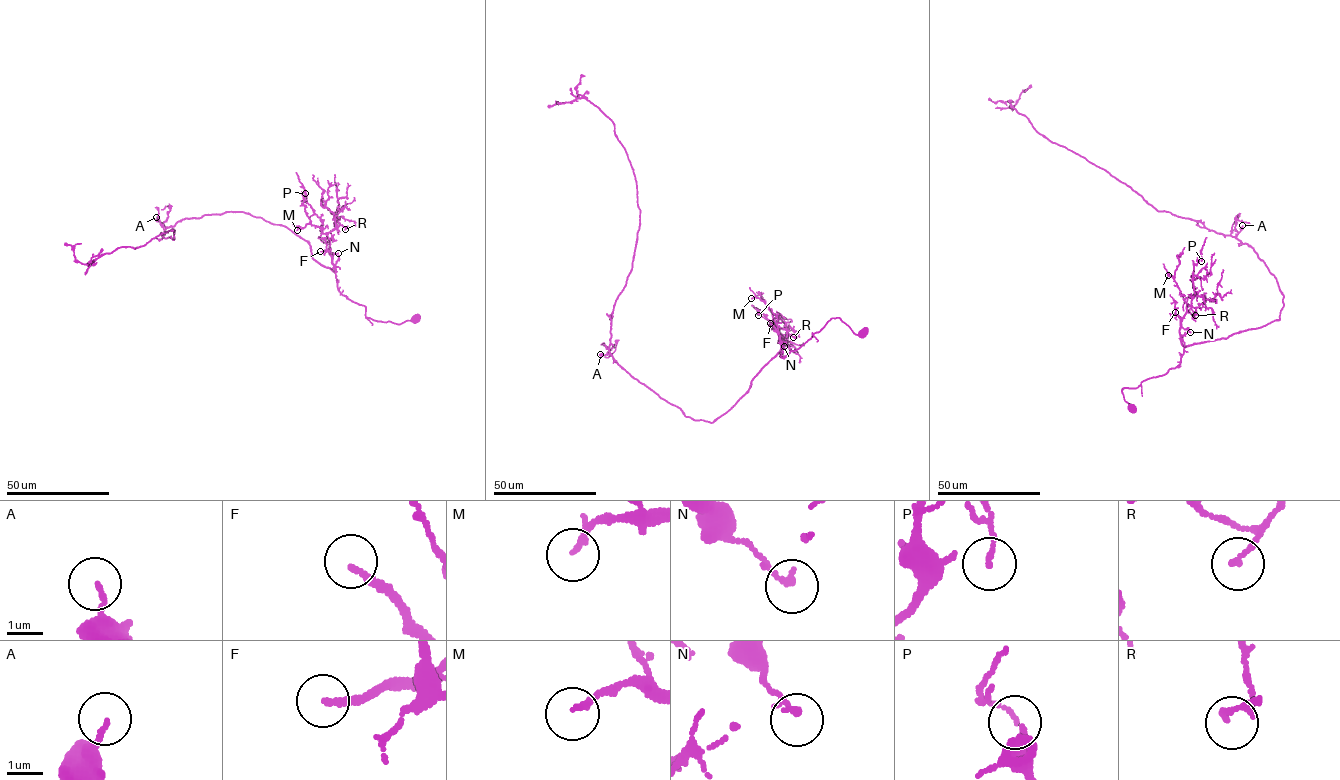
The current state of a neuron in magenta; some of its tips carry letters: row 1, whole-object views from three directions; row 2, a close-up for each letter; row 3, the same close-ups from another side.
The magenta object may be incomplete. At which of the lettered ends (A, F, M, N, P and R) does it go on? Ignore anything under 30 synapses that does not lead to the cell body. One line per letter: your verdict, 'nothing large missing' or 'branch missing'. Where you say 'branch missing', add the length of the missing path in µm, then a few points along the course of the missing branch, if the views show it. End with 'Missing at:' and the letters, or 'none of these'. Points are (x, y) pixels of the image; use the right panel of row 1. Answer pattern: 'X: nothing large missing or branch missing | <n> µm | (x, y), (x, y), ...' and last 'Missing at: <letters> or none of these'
A: nothing large missing
F: branch missing | 30 µm | (1175, 312), (1186, 262)
M: nothing large missing
N: nothing large missing
P: nothing large missing
R: nothing large missing
Missing at: F

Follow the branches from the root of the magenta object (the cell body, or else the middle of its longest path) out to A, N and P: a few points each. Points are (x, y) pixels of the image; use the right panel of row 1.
A: (1132, 408), (1123, 388), (1177, 366), (1185, 347), (1279, 319), (1283, 297), (1264, 261), (1236, 237), (1242, 225)
N: (1132, 408), (1124, 400), (1123, 388), (1136, 388), (1177, 366), (1184, 352), (1179, 329), (1190, 332)
P: (1132, 408), (1123, 388), (1137, 387), (1180, 362), (1184, 300), (1194, 293), (1193, 266), (1199, 255), (1201, 261)

